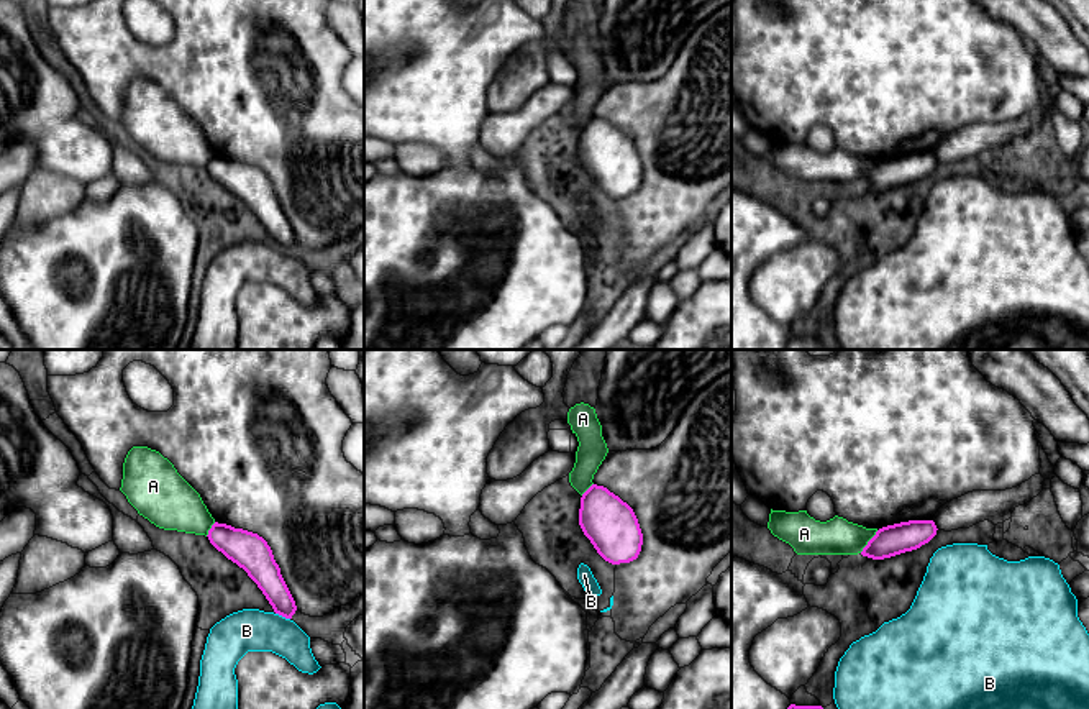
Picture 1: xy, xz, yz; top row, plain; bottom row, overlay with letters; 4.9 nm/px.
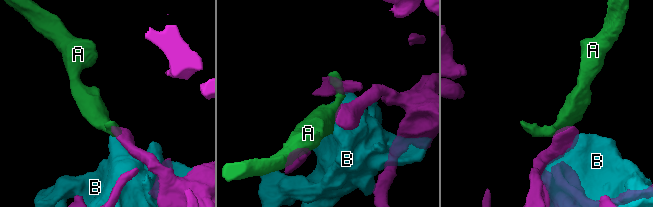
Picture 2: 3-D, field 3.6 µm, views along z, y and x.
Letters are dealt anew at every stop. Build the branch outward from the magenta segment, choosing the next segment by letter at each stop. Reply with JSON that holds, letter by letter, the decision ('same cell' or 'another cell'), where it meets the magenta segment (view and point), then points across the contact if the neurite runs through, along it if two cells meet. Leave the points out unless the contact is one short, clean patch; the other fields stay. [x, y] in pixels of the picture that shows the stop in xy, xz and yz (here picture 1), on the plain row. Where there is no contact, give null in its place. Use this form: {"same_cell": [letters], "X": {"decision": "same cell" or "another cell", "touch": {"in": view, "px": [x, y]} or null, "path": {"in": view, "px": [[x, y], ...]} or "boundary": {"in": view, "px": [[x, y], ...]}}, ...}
{"same_cell": [], "A": {"decision": "another cell", "touch": {"in": "yz", "px": [868, 174]}, "boundary": {"in": "yz", "px": [[878, 163], [860, 184]]}}, "B": {"decision": "another cell", "touch": {"in": "xy", "px": [282, 248]}}}

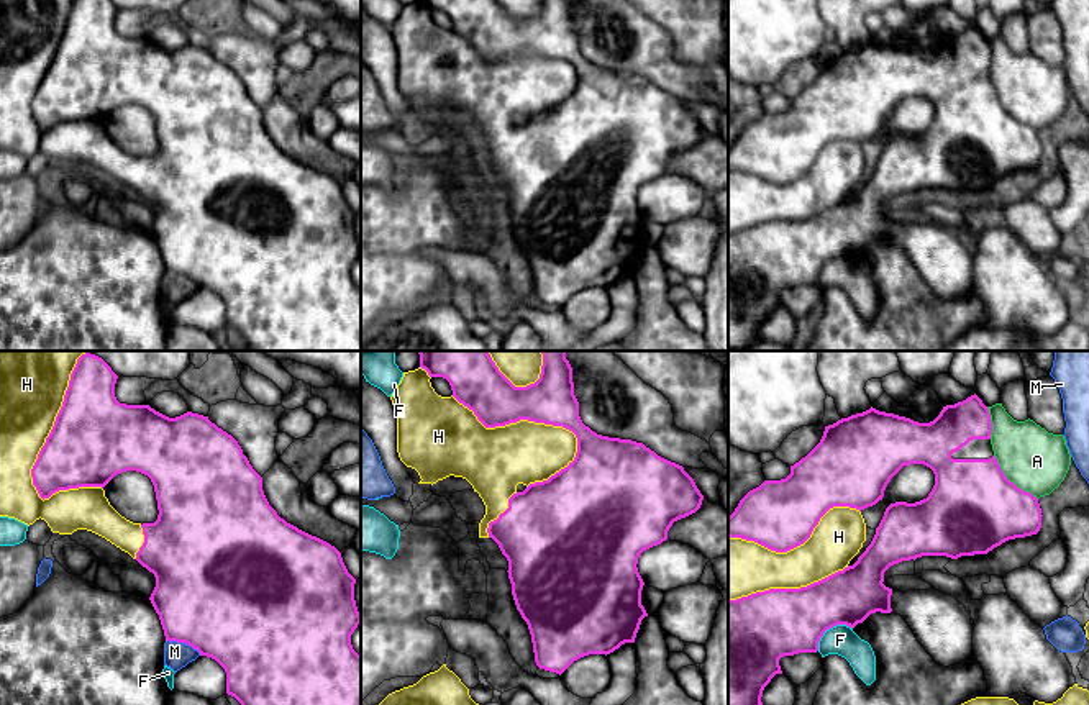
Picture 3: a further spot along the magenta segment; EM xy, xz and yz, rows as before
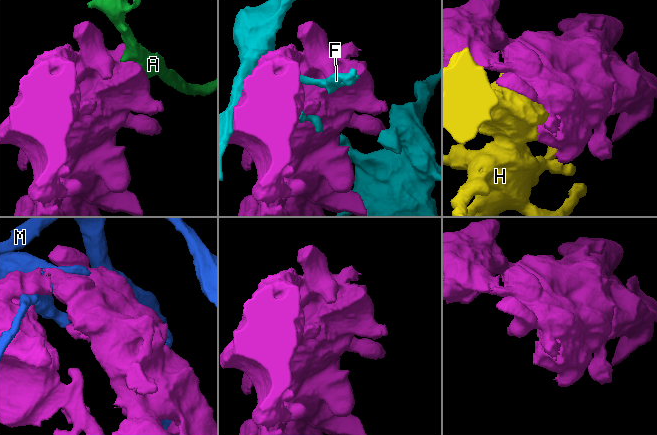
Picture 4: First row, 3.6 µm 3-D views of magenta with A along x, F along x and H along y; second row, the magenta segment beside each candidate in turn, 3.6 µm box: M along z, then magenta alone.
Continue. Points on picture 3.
{"same_cell": ["H"], "A": {"decision": "another cell", "touch": {"in": "yz", "px": [1009, 113]}}, "F": {"decision": "another cell", "touch": {"in": "yz", "px": [829, 261]}}, "H": {"decision": "same cell", "touch": {"in": "xz", "px": [525, 51]}}, "M": {"decision": "another cell", "touch": {"in": "xy", "px": [184, 274]}}}

